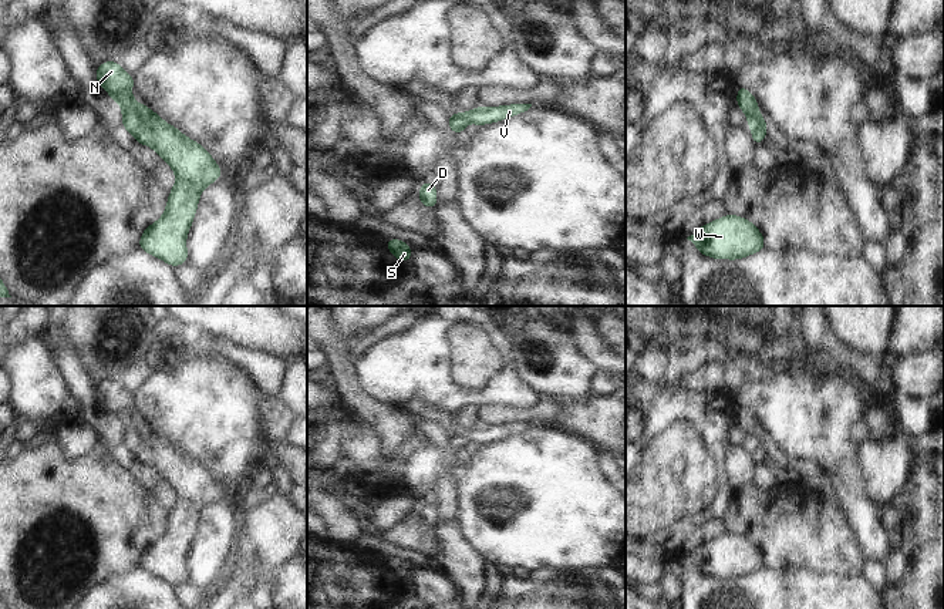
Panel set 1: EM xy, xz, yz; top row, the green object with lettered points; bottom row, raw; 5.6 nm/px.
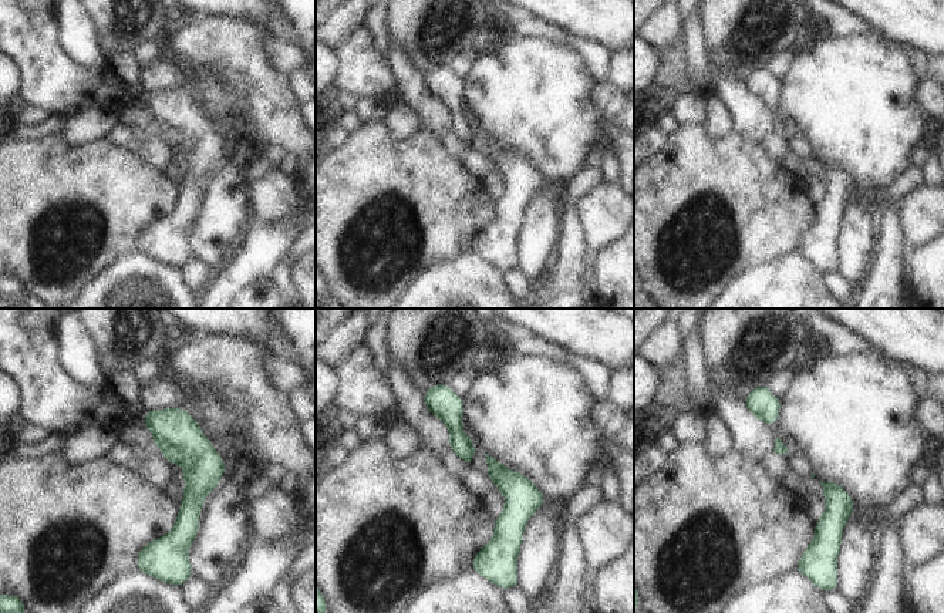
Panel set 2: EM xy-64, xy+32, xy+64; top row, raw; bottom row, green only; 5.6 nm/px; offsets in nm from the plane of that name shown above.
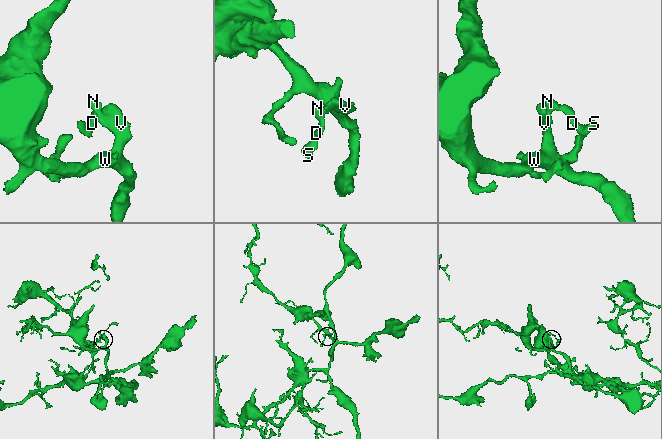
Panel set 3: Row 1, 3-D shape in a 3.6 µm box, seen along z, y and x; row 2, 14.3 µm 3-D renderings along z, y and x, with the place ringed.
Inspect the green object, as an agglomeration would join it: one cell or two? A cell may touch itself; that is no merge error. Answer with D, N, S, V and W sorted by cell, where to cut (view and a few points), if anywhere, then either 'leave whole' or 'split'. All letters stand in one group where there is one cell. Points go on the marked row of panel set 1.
D N S V W | no cut | leave whole

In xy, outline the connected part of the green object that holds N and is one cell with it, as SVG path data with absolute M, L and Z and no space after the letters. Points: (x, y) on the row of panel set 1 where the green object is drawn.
M104 61L95 68L97 83L122 110L121 125L141 145L152 148L175 172L176 181L163 215L139 238L138 248L176 268L189 262L186 236L199 205L199 196L223 172L209 151L155 114L146 104L136 104L129 92L134 75L118 61Z

